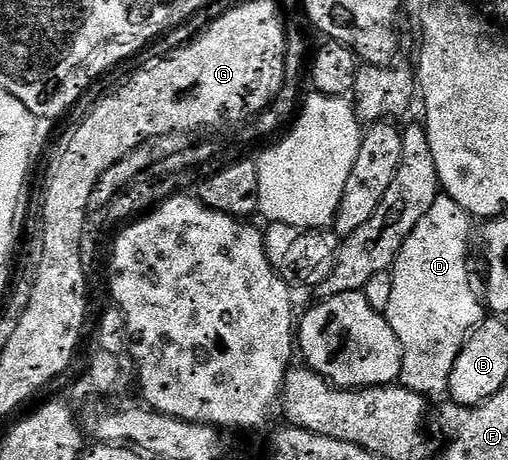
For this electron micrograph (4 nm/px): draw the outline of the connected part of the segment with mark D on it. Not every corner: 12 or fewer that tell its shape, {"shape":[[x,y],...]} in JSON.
{"shape":[[441,195],[402,245],[383,313],[402,384],[448,390],[487,317],[470,214]]}

